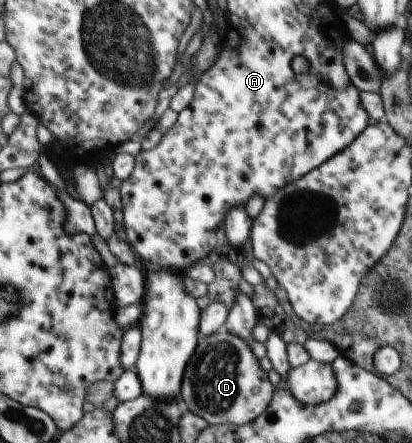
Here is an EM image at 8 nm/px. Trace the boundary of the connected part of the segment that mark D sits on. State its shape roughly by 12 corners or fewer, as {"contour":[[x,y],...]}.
{"contour":[[198,341],[180,400],[209,426],[241,427],[275,389],[246,341]]}

